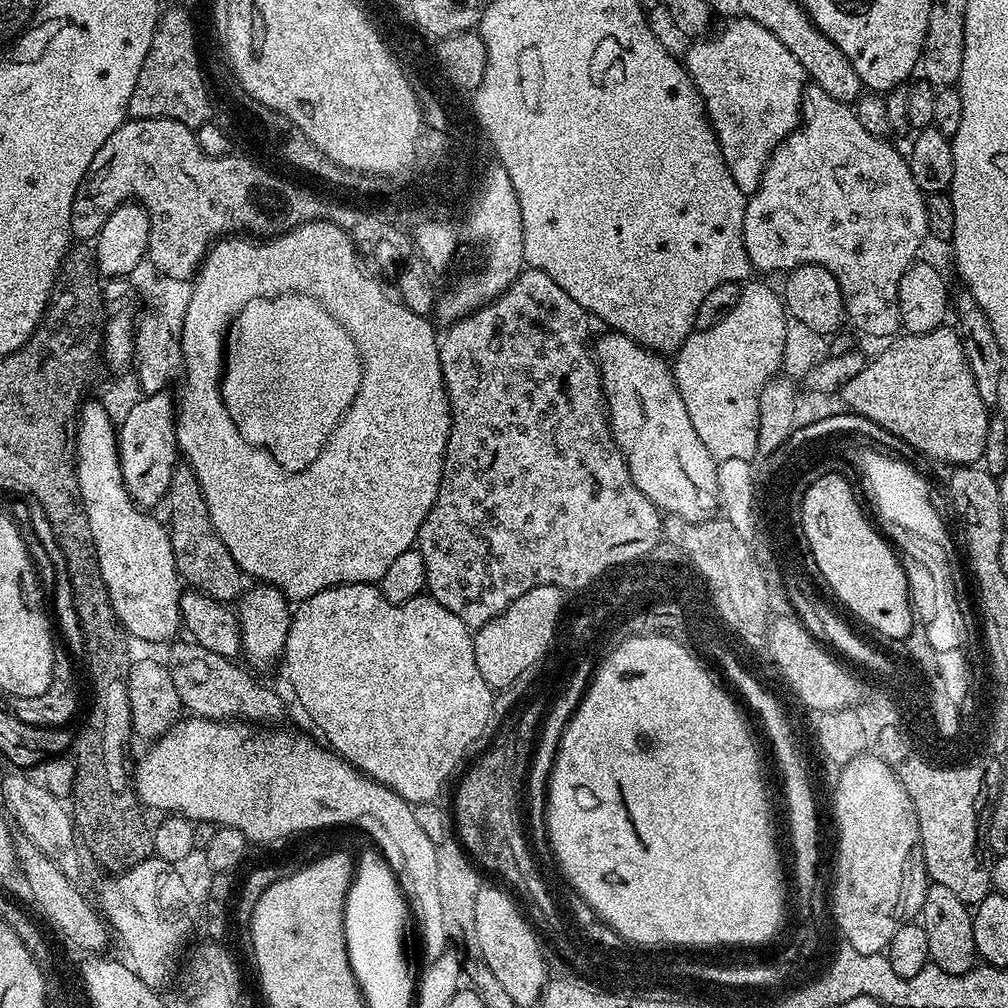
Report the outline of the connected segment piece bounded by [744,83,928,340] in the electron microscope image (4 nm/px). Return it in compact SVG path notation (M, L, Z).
M809 83L804 90L804 101L800 103L800 115L803 117L799 128L794 129L784 139L783 142L772 151L772 156L768 160L768 165L764 167L764 173L760 179L760 185L755 192L747 197L748 205L744 211L744 245L746 254L750 258L753 269L759 272L781 272L787 273L796 267L797 264L816 264L824 269L830 270L834 274L835 281L838 282L839 289L842 290L845 317L851 327L859 334L872 338L891 339L897 335L901 329L900 307L898 306L898 286L902 274L915 261L915 256L923 240L928 236L928 223L926 222L925 195L920 187L914 182L913 175L909 172L907 159L896 148L891 148L887 139L879 136L872 136L868 130L858 121L855 111L849 105L838 102L826 94L818 85Z

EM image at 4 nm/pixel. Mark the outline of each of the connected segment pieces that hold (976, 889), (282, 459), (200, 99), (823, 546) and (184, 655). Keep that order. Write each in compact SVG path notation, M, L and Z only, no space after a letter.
M910 758L897 778L906 786L918 814L922 858L929 881L948 887L966 905L980 904L993 891L990 855L973 848L972 799L980 786L980 772L976 768L968 768L968 772L936 772L936 768L924 768L924 764Z
M329 219L304 221L303 224L284 232L278 237L234 237L222 238L212 245L200 265L198 275L193 281L193 284L200 288L200 292L208 294L208 300L204 300L204 304L189 304L181 334L184 389L180 392L180 400L178 396L178 411L176 413L176 442L179 451L186 463L194 470L194 474L202 486L202 494L206 498L206 506L210 510L210 522L214 522L214 530L218 534L218 538L222 538L222 542L230 550L234 562L239 566L245 577L251 578L253 576L256 579L253 581L271 584L273 588L276 588L287 597L291 597L292 592L300 592L298 594L300 600L309 600L314 594L318 594L327 588L337 588L339 584L376 584L382 580L390 566L397 561L398 556L415 545L420 524L426 518L426 514L430 514L430 510L434 506L434 498L438 498L438 486L442 482L444 451L448 445L448 435L452 425L452 411L448 405L448 391L444 385L444 375L440 365L438 332L432 329L431 319L428 316L414 314L414 310L407 308L391 291L388 293L383 288L385 285L375 275L372 275L372 277L364 273L366 271L365 265L362 263L361 257L357 256L356 246L352 239Z
M165 7L156 22L154 38L142 62L138 82L134 82L134 94L130 94L129 117L134 120L173 120L193 130L208 123L205 117L214 108L214 101L208 97L209 81L200 81L197 71L196 56L200 51L191 14L184 8Z
M830 478L819 480L816 488L809 490L806 502L809 548L828 583L827 591L836 595L866 627L873 628L880 635L877 637L903 642L912 629L914 611L908 581L902 578L902 560L876 540L876 528L868 524L865 505L852 487L851 483Z
M177 639L171 645L173 648L168 652L166 663L170 678L174 678L174 690L178 690L181 705L187 711L189 708L193 717L202 720L238 719L257 726L272 726L283 721L280 719L284 716L284 700L274 689L247 676L236 665L235 659L214 654L214 650L206 650L206 646L183 639Z

